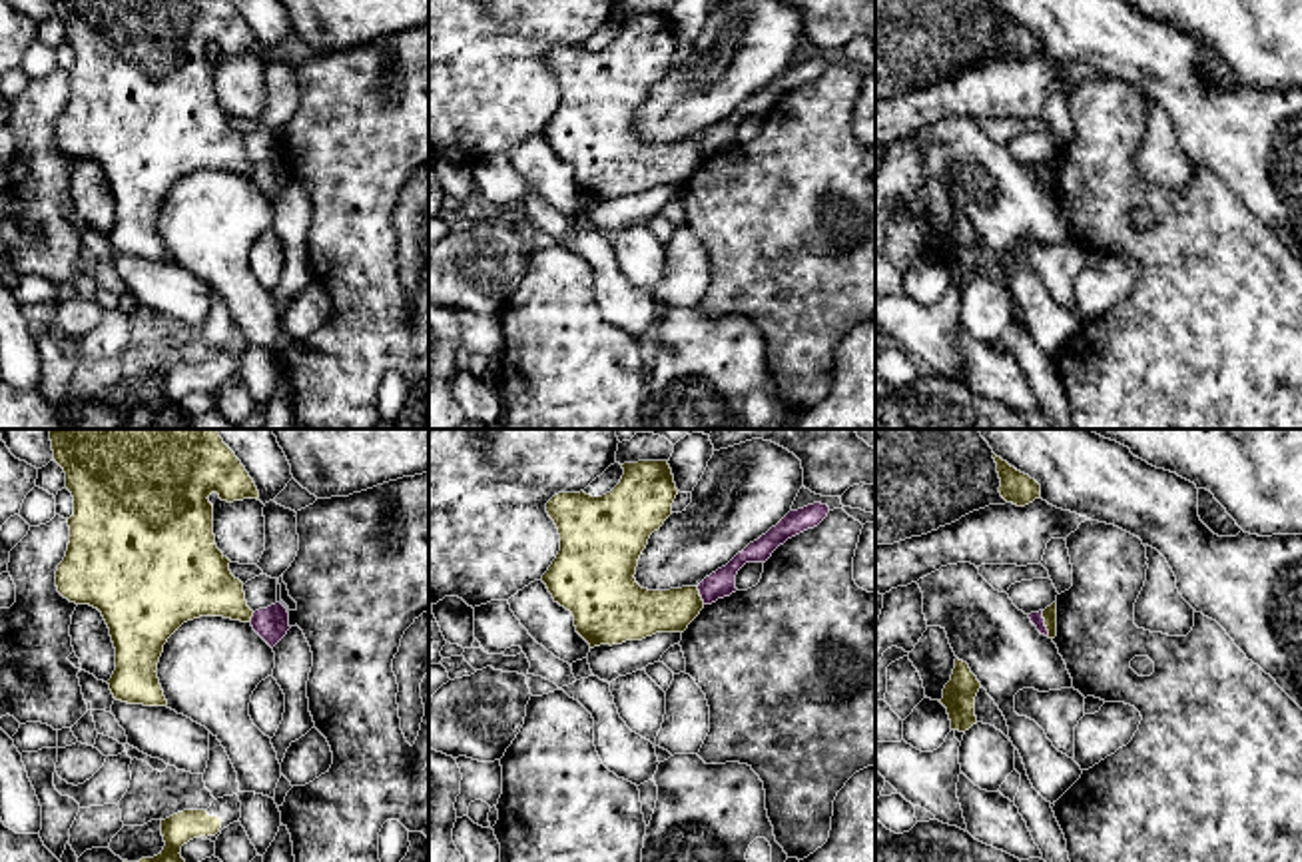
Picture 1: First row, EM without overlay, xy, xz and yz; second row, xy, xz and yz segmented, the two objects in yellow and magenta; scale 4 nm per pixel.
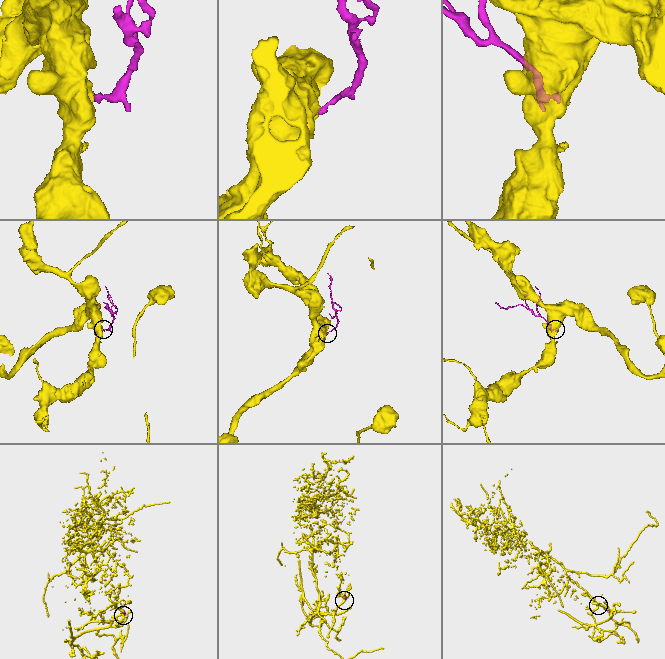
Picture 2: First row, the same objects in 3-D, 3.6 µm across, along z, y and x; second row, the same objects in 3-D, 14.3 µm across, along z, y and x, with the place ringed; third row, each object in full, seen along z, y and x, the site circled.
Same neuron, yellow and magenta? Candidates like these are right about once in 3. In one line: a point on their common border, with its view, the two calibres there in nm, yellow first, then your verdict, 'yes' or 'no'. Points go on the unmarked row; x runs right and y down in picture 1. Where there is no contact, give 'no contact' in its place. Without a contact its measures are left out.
yz (1045, 176) | 60/50 nm | no

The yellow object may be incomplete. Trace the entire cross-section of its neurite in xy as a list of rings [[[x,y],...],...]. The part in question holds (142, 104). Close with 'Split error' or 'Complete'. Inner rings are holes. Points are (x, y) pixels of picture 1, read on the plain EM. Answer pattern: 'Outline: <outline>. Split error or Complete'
Outline: [[[52,0],[54,14],[66,26],[74,50],[68,72],[70,96],[56,124],[58,146],[76,158],[98,162],[116,202],[116,223],[108,233],[116,253],[144,259],[165,259],[158,216],[167,192],[187,174],[223,170],[251,176],[243,136],[229,124],[229,112],[217,102],[213,58],[209,48],[233,56],[259,52],[259,44],[229,0]]]. Complete

